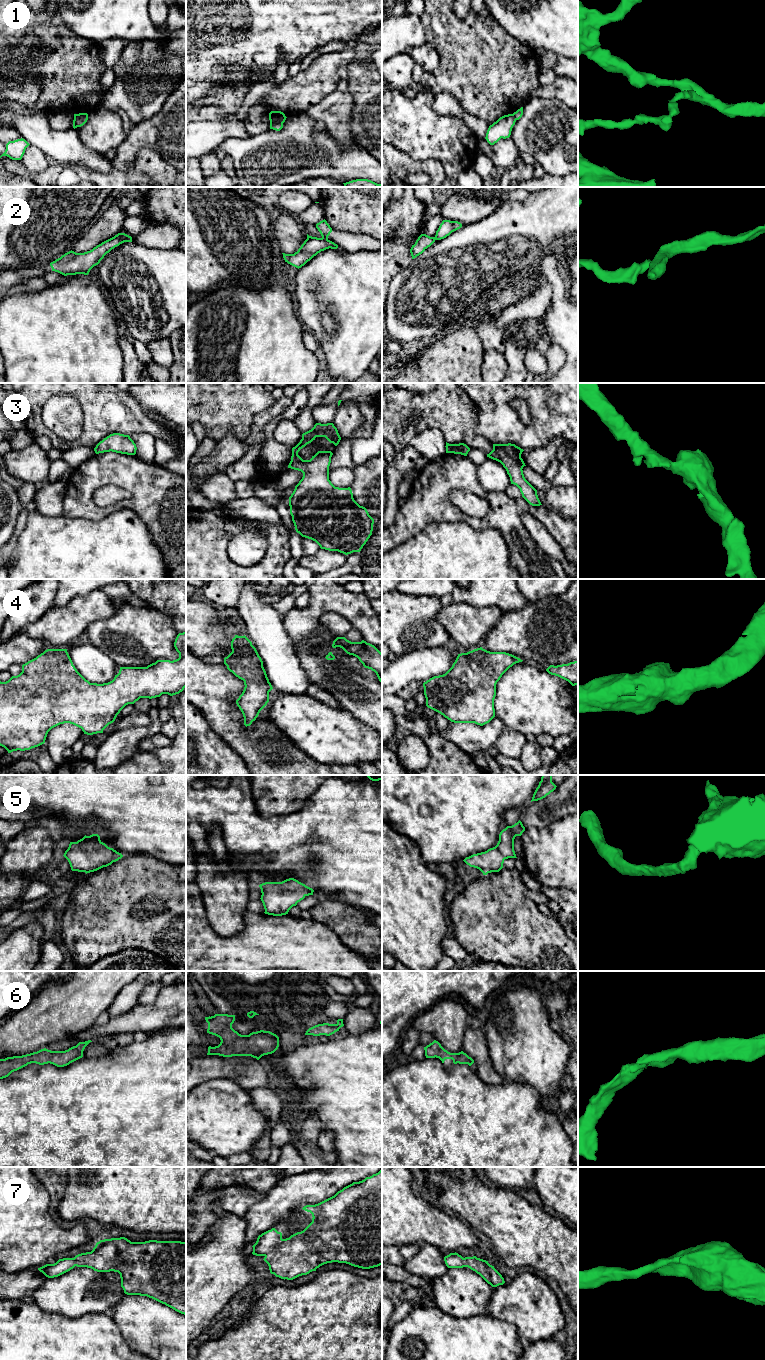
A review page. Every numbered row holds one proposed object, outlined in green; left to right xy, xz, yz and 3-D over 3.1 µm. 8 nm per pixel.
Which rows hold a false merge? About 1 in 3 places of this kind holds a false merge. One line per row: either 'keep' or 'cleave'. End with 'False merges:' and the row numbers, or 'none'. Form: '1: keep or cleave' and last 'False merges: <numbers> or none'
1: cleave
2: cleave
3: keep
4: keep
5: keep
6: keep
7: keep
False merges: 1, 2

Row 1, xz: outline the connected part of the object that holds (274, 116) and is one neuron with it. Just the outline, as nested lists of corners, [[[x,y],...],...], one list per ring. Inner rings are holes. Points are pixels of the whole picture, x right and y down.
[[[271,111],[269,113],[270,123],[284,123],[286,118],[285,114],[281,111]]]

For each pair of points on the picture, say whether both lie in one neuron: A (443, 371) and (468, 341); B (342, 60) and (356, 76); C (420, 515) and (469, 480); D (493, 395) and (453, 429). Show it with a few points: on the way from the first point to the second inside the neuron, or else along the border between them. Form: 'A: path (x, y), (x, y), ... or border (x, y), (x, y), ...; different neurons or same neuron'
A: path (450, 363), (450, 360), (461, 347); same neuron
B: border (355, 58), (346, 65); different neurons
C: path (431, 502), (453, 480), (456, 480); same neuron
D: border (466, 393), (478, 409), (478, 432); different neurons

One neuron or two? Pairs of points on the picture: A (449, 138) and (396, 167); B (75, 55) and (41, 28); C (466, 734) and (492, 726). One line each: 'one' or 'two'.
A: two
B: one
C: one

